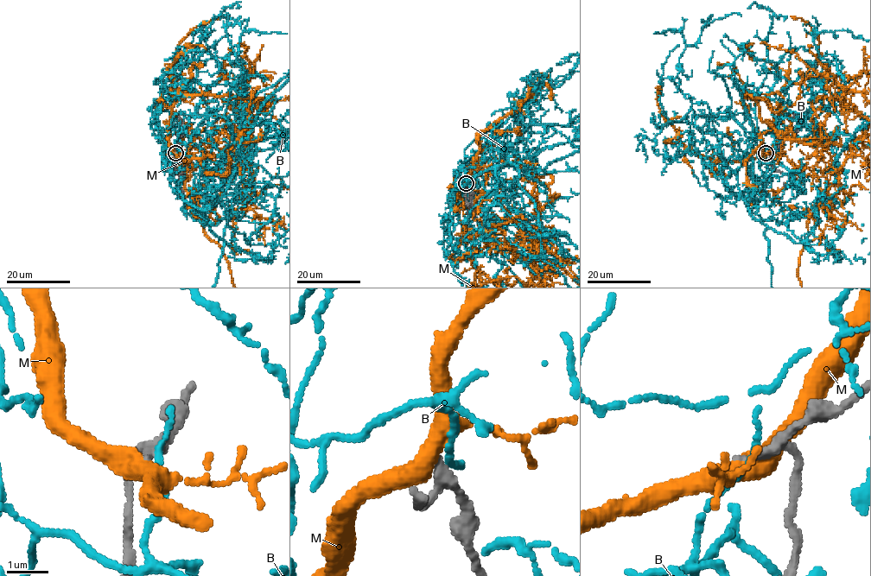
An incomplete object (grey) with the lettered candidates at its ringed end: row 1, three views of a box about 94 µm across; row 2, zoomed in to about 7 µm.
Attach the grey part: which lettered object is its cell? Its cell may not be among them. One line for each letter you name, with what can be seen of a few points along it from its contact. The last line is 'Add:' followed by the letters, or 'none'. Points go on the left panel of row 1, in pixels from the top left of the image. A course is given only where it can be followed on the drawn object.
Add: none

